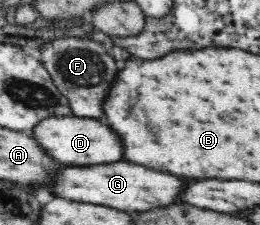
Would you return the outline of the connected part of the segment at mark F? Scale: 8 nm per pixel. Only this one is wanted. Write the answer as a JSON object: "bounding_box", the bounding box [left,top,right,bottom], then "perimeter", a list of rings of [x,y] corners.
{"bounding_box":[41,40,119,118],"perimeter":[[[51,40],[41,48],[41,61],[51,77],[58,84],[59,91],[71,101],[71,109],[75,116],[83,118],[103,118],[105,116],[105,100],[107,100],[107,88],[111,92],[111,86],[119,78],[119,68],[115,58],[107,54],[107,48],[101,42],[95,40]]]}

